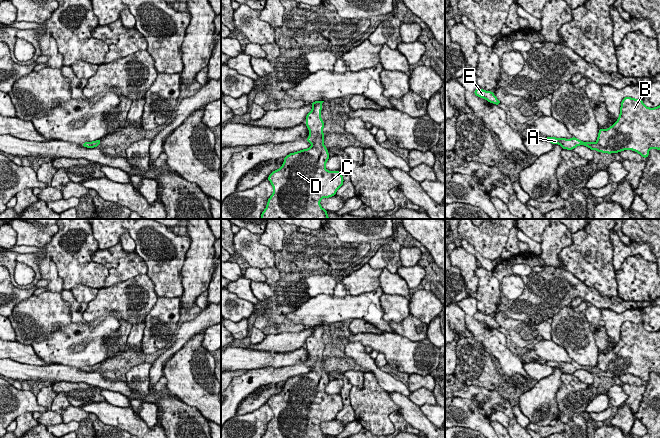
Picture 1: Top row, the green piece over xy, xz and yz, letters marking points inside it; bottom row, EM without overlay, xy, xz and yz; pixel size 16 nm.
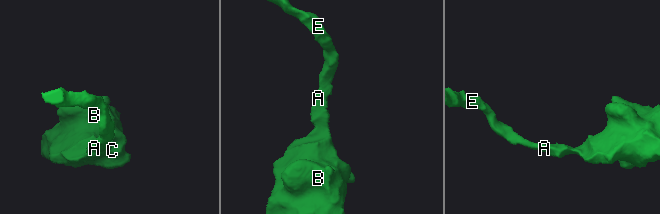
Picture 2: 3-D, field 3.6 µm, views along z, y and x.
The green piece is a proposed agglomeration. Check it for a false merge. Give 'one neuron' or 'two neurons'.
one neuron

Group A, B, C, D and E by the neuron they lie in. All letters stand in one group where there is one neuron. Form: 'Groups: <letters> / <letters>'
Groups: A B C D E

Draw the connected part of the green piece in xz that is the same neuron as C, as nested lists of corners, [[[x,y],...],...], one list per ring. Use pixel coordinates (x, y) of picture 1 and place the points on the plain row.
[[[315,325],[311,327],[312,334],[306,340],[306,350],[310,356],[307,366],[311,367],[312,370],[287,379],[281,392],[268,400],[274,416],[268,423],[267,430],[262,438],[327,438],[328,435],[320,429],[321,423],[335,420],[337,414],[343,409],[344,404],[340,395],[325,393],[330,380],[323,367],[323,351],[325,348],[320,340],[323,326]]]

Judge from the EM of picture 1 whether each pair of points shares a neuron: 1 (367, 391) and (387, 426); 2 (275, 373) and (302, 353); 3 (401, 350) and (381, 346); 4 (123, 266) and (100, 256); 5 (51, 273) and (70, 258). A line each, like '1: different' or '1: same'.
1: same
2: different
3: same
4: same
5: different

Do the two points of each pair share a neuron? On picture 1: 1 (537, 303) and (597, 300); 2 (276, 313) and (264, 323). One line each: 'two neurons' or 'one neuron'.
1: one neuron
2: one neuron

